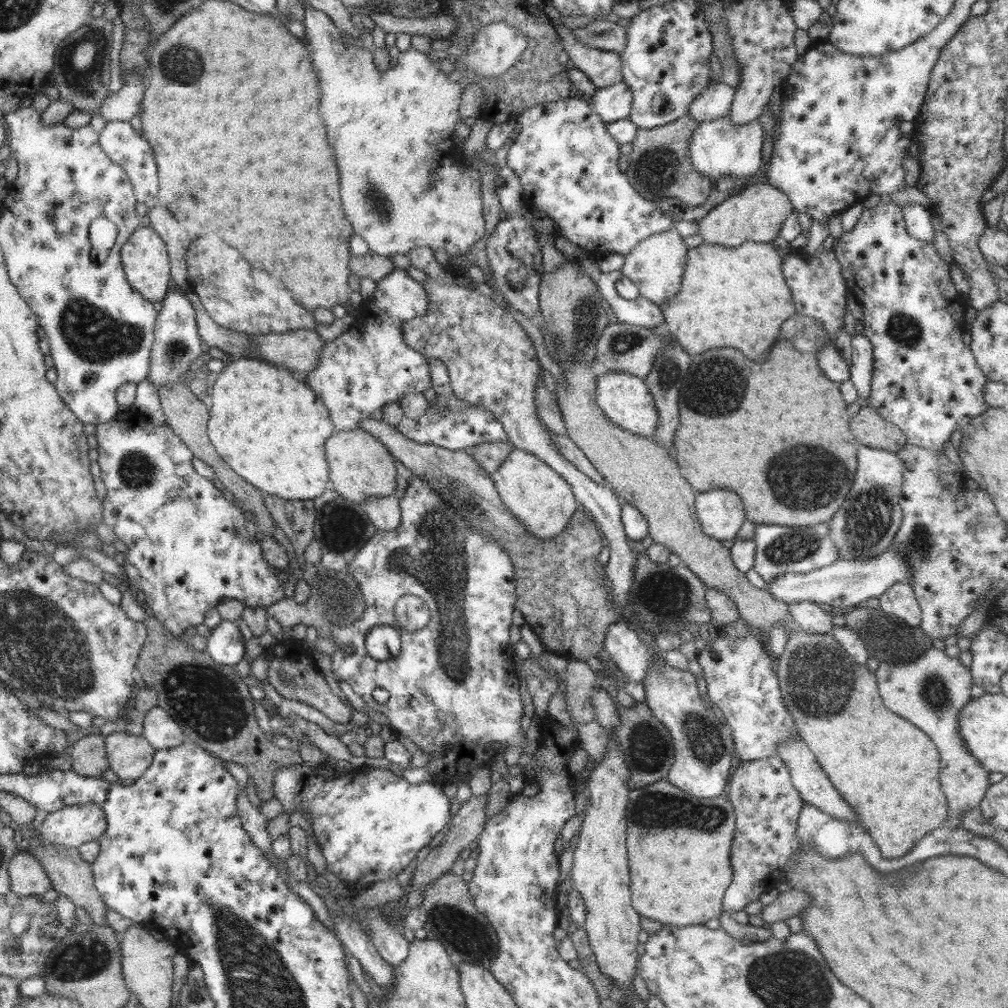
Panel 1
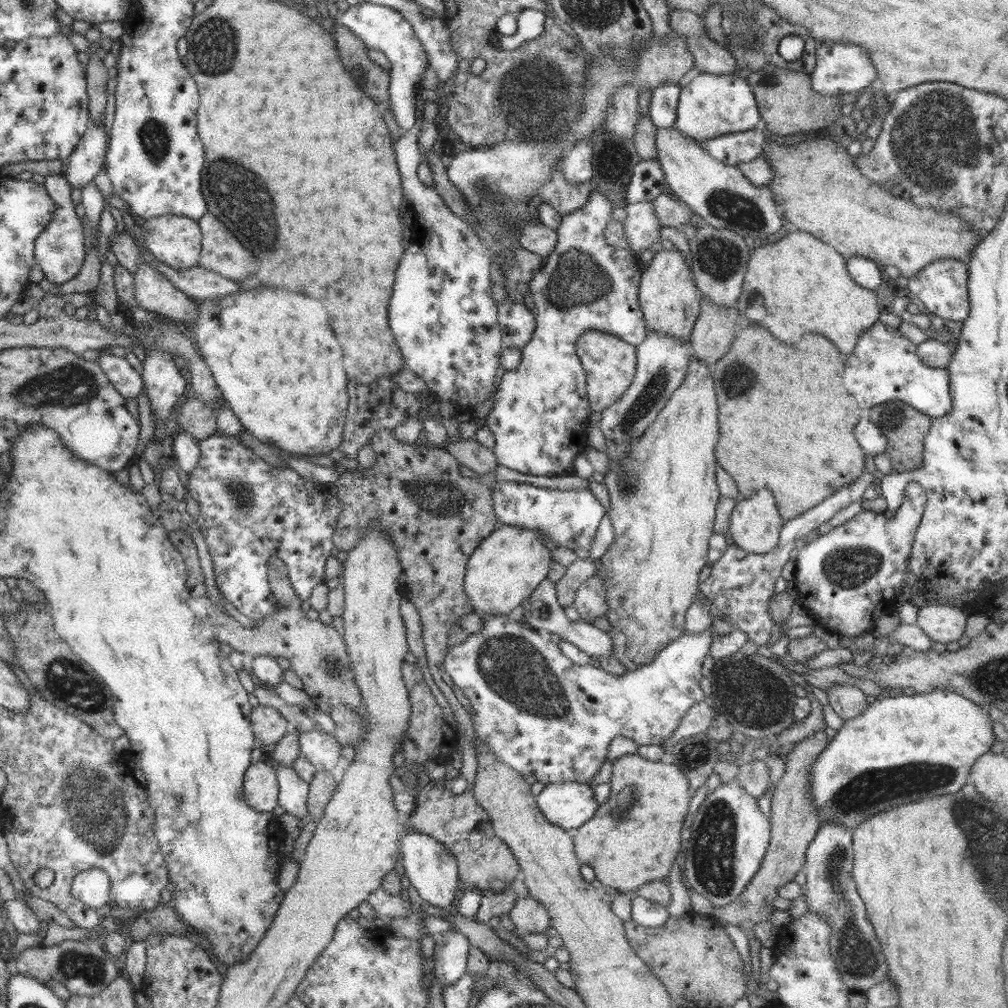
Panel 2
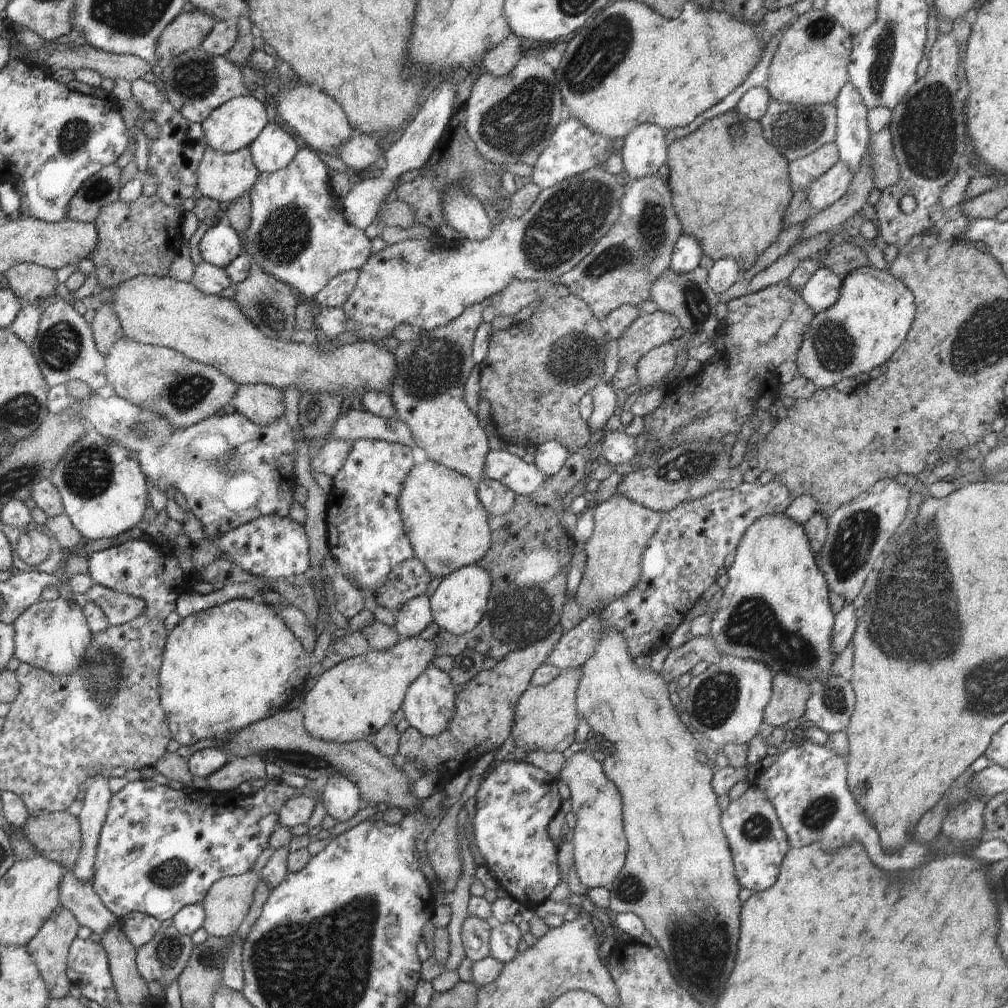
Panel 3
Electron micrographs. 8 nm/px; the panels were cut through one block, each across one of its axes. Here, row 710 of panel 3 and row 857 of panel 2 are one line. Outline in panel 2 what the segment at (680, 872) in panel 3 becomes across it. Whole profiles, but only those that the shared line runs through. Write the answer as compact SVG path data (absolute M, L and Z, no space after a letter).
M625 754L613 763L613 771L610 782L610 794L609 799L599 805L598 810L594 813L594 816L587 820L580 828L578 833L574 836L573 841L575 844L575 854L580 864L587 864L595 870L596 879L605 886L615 888L622 893L635 891L639 886L646 882L661 881L670 874L673 863L676 861L676 857L681 850L682 839L680 839L680 831L686 815L688 814L689 802L691 796L688 794L689 780L688 777L682 772L682 769L671 764L662 763L662 761L654 762L653 760L646 760L638 754Z

